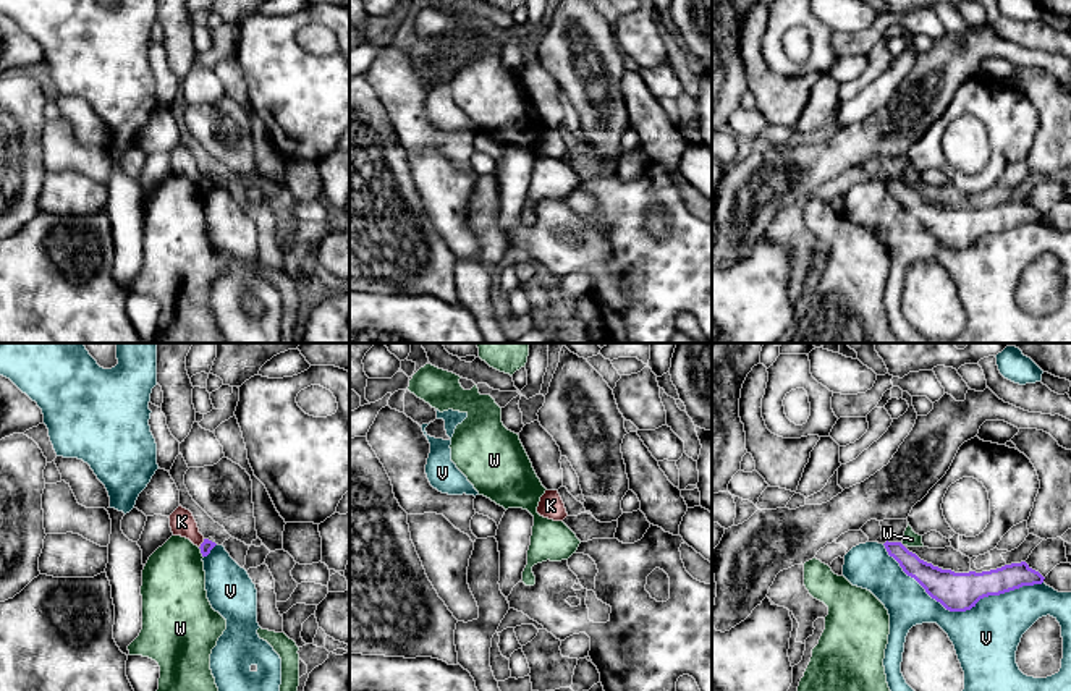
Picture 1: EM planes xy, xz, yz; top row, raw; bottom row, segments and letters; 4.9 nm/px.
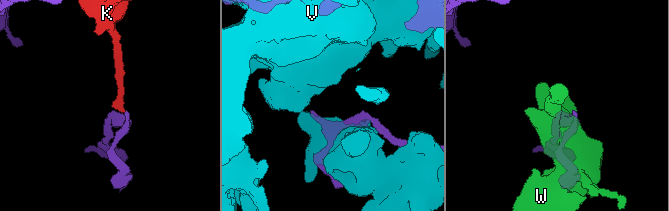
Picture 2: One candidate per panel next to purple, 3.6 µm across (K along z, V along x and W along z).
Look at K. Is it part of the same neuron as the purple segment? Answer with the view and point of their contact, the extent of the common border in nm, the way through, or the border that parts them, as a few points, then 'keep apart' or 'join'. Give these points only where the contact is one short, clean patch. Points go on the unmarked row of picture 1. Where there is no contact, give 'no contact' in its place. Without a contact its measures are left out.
xy (201, 182) | 50 nm | along xy (204, 177), (199, 185) | keep apart

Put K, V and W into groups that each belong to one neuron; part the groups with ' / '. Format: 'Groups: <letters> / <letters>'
Groups: K / V / W

